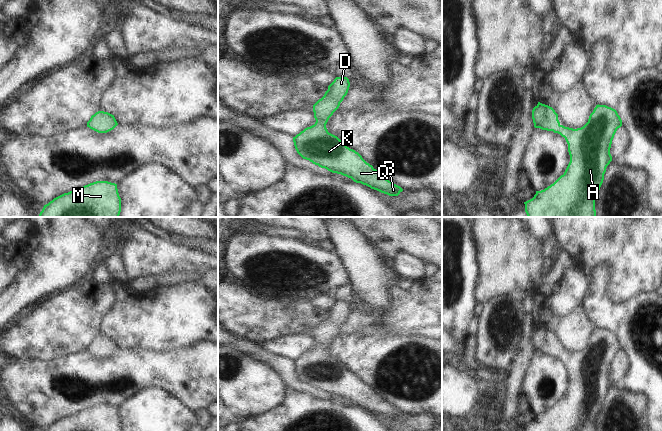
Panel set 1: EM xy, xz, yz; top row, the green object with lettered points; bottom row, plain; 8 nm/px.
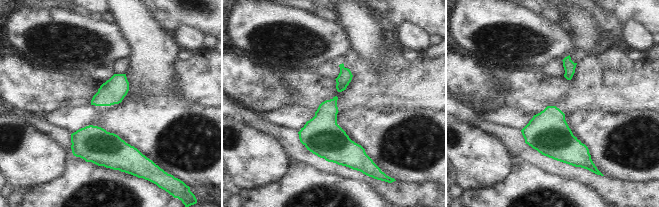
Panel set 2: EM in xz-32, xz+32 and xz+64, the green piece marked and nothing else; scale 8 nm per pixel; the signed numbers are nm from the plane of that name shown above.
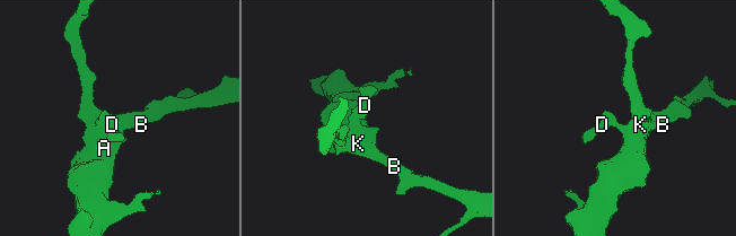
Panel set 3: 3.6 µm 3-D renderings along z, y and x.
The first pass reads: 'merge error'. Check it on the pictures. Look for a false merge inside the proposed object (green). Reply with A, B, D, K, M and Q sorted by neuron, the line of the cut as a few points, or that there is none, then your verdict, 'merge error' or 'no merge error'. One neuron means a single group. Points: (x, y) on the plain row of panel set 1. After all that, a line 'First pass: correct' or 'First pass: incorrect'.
A B D K M Q | no cut | no merge error
First pass: incorrect

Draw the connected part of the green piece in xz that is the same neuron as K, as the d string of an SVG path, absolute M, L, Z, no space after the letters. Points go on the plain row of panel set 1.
M336 301L324 320L313 329L315 348L305 352L293 366L297 377L321 392L341 398L389 420L398 420L403 413L380 399L362 380L328 356L326 348L347 319L347 301Z

